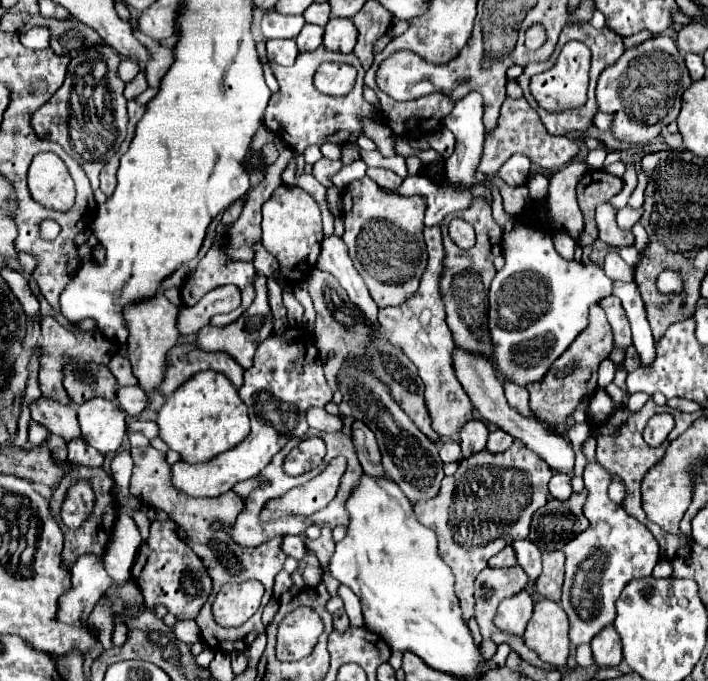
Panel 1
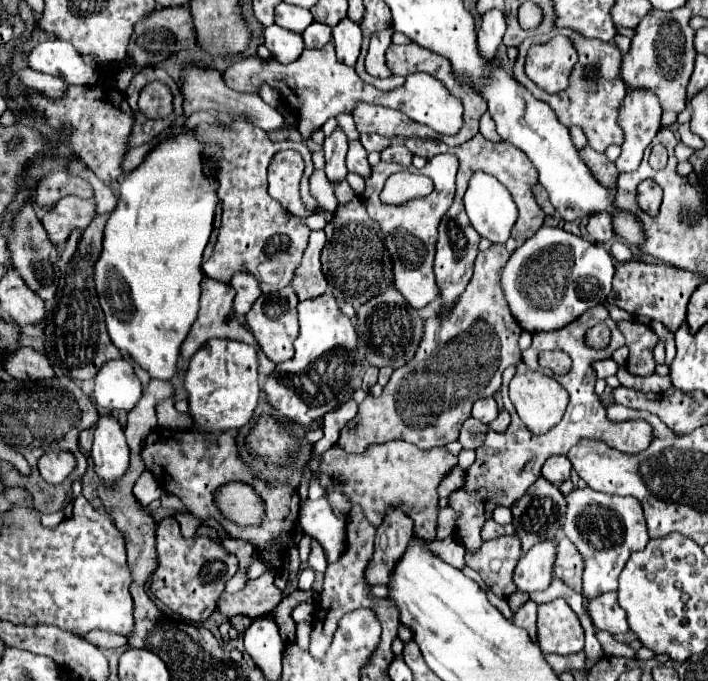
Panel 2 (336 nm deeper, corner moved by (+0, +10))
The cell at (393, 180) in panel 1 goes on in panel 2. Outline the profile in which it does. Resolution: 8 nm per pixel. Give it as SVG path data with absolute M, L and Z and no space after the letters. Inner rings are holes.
M394 141L390 147L386 147L380 153L380 157L386 163L400 163L404 167L410 167L410 163L412 163L412 153L400 141Z

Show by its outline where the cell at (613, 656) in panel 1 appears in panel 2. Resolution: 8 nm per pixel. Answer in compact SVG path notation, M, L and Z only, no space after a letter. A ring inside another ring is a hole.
M604 593L602 597L596 597L596 601L588 601L588 613L598 629L612 635L622 635L628 631L626 613L616 601L616 593Z

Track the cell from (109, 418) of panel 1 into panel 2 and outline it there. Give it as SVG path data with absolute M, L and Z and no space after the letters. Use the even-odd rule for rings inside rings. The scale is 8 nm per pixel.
M100 415L94 431L94 445L90 451L94 469L104 483L114 483L130 463L124 429L114 415Z

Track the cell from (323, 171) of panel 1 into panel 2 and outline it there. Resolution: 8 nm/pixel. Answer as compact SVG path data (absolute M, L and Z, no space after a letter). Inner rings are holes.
M348 141L348 155L346 155L346 167L348 171L354 171L362 177L370 173L370 165L366 161L366 149L360 141Z

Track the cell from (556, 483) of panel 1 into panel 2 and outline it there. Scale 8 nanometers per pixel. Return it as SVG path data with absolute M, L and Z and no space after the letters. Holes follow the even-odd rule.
M562 455L550 457L542 467L542 477L554 485L560 485L562 481L570 479L570 469L572 469L572 465L570 465L568 457L562 457Z

